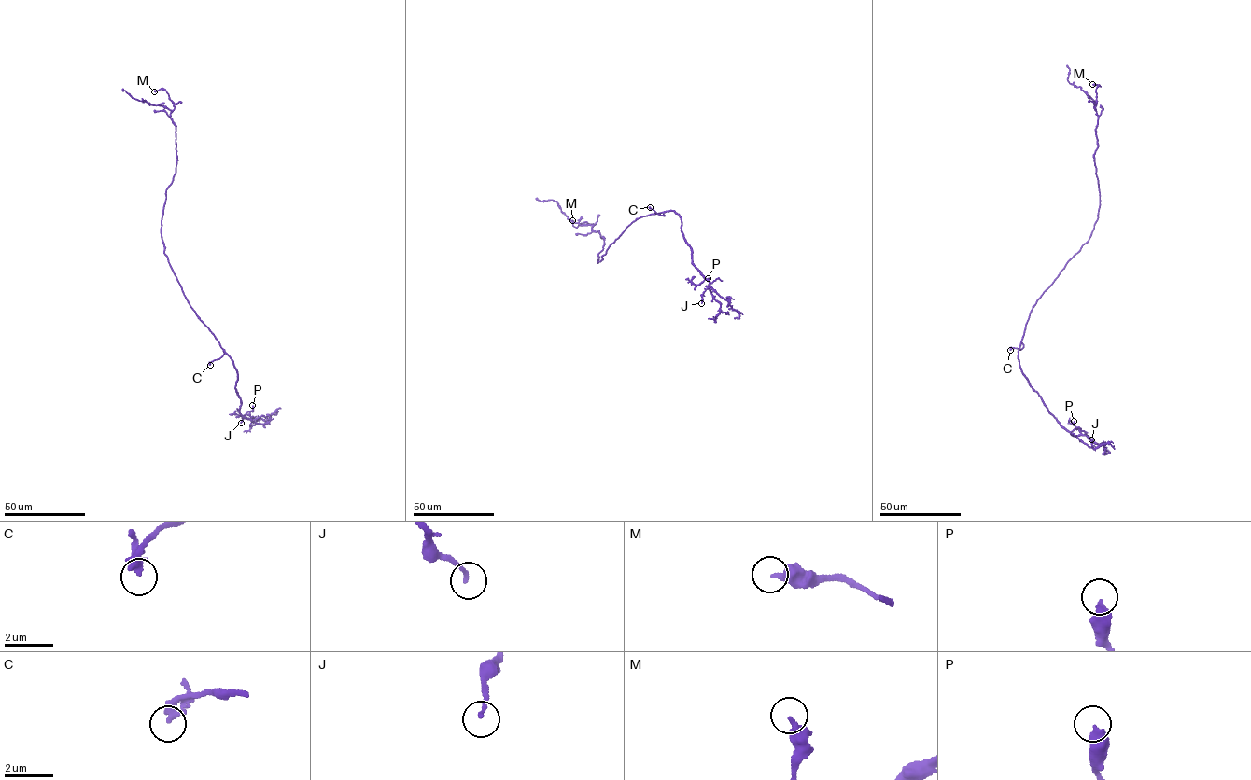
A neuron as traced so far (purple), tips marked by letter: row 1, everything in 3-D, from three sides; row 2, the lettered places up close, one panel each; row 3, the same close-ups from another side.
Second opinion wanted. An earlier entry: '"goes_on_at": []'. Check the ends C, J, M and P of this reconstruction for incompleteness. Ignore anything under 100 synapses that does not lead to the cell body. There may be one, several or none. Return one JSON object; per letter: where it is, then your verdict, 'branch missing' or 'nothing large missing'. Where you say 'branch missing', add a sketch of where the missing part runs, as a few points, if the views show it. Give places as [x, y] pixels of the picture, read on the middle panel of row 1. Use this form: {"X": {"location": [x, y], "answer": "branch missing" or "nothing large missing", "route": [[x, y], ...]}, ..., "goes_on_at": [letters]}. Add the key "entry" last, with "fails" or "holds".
{"C": {"location": [650, 207], "answer": "branch missing", "route": [[650, 207], [640, 196]]}, "J": {"location": [701, 303], "answer": "nothing large missing"}, "M": {"location": [572, 220], "answer": "nothing large missing"}, "P": {"location": [708, 278], "answer": "nothing large missing"}, "goes_on_at": ["C"], "entry": "fails"}

